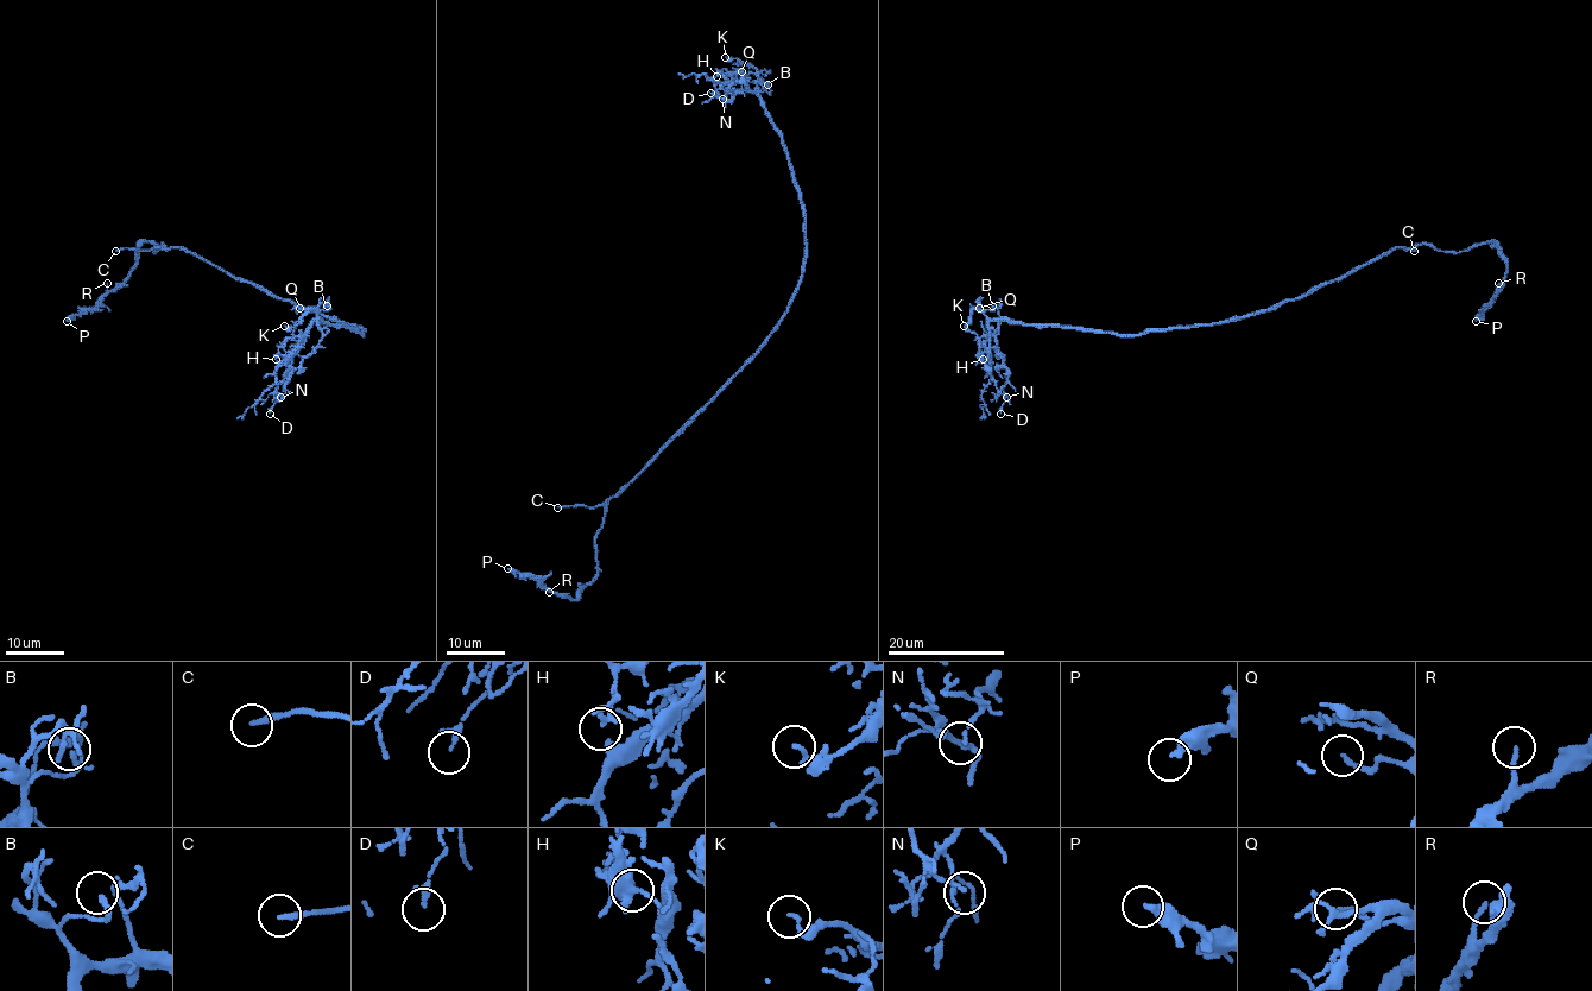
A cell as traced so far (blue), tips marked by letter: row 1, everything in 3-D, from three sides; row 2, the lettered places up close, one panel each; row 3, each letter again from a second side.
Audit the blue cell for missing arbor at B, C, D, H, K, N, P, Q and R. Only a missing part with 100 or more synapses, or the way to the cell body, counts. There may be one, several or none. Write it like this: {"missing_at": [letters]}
{"missing_at": ["C"]}

